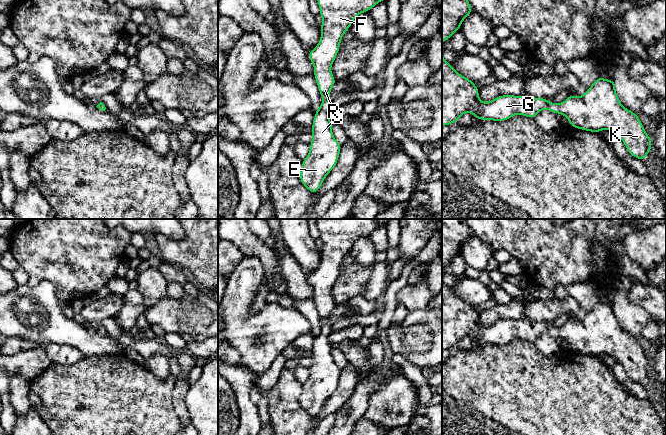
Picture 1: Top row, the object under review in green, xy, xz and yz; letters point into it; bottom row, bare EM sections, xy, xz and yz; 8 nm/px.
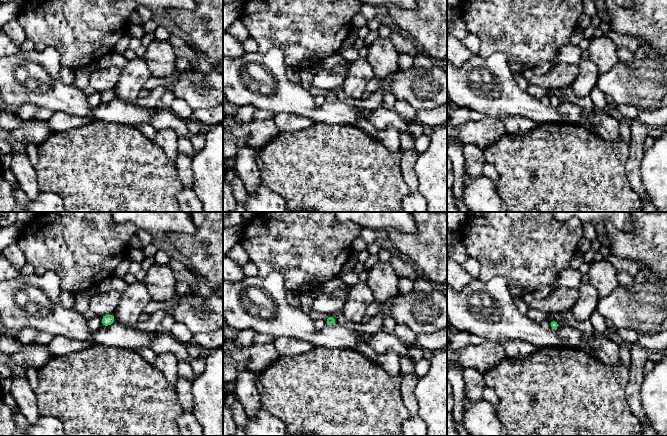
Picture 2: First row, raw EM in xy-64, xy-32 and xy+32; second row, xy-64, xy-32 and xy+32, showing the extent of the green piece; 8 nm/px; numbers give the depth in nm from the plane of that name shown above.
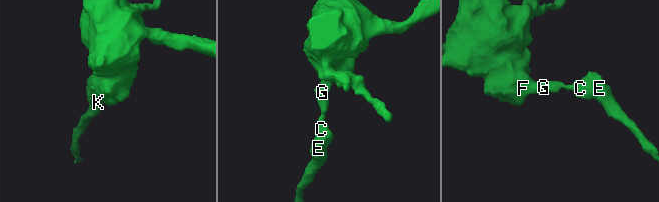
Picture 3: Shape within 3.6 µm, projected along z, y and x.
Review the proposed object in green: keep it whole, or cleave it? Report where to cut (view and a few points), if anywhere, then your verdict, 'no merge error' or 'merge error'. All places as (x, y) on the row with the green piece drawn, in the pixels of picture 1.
cut none; no merge error

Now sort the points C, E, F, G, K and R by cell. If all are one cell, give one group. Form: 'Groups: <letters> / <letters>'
Groups: C E F G K R

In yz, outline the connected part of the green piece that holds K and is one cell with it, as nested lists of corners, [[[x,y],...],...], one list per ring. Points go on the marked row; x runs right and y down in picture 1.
[[[442,51],[442,126],[458,121],[465,112],[470,112],[476,119],[503,122],[516,114],[534,119],[543,109],[560,113],[569,120],[569,126],[584,131],[600,133],[606,129],[615,133],[625,144],[629,154],[643,161],[652,149],[652,139],[645,131],[638,114],[626,109],[615,91],[616,82],[598,77],[581,97],[571,94],[563,103],[550,103],[547,98],[533,98],[526,95],[500,95],[489,102],[479,100],[479,89],[474,81],[462,76],[443,58]]]

